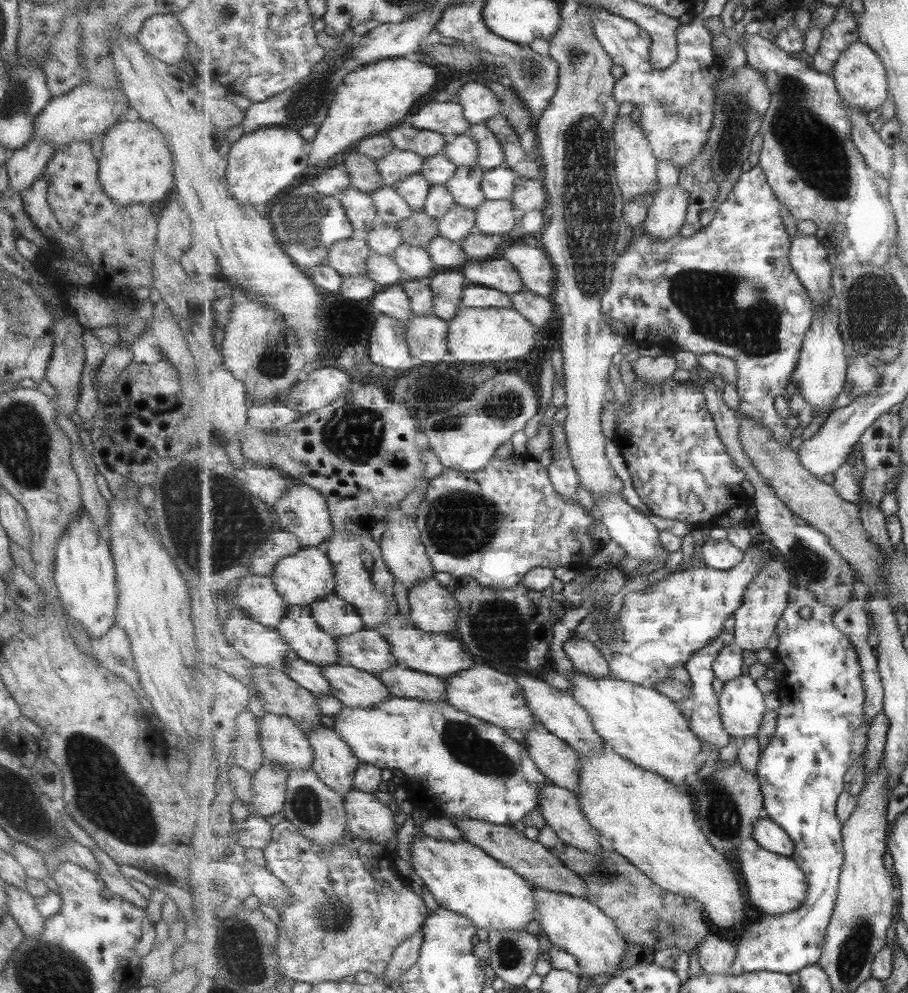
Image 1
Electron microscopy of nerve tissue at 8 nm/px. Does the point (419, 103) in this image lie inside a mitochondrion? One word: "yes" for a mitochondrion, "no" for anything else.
no

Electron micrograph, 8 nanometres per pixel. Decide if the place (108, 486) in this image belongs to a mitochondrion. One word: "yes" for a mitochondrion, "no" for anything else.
no

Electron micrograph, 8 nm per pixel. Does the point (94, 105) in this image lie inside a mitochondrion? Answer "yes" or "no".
no

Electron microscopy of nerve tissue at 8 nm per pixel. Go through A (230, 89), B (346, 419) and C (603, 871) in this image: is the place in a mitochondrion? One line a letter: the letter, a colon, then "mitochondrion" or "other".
A: other
B: mitochondrion
C: mitochondrion

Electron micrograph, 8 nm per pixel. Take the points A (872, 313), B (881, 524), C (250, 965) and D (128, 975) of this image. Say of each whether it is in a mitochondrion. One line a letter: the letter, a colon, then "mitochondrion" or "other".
A: mitochondrion
B: other
C: mitochondrion
D: other

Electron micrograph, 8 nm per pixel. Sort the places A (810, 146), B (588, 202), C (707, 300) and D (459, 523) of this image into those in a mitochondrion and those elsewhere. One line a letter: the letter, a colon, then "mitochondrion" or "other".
A: mitochondrion
B: mitochondrion
C: mitochondrion
D: mitochondrion

